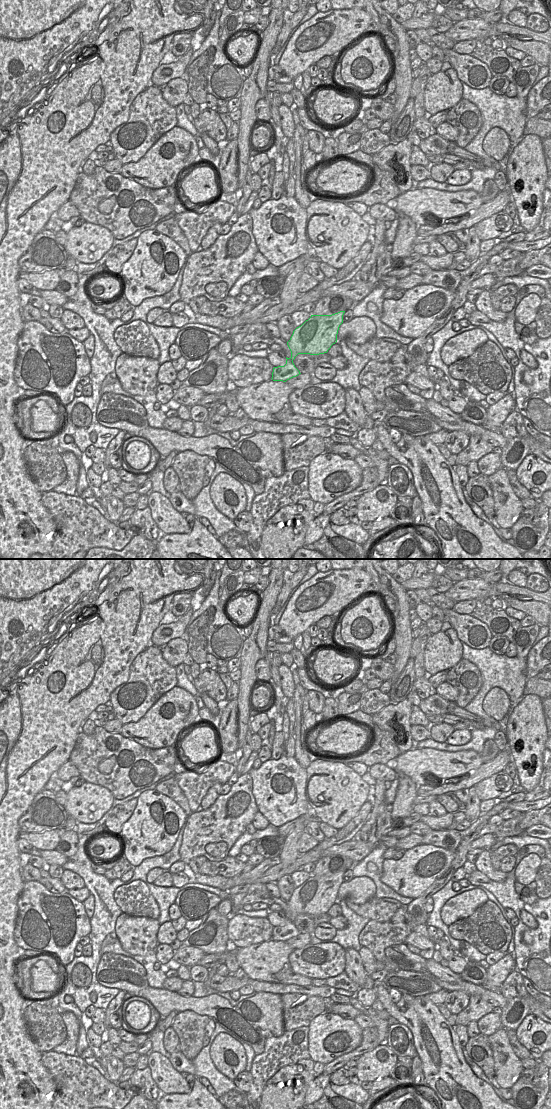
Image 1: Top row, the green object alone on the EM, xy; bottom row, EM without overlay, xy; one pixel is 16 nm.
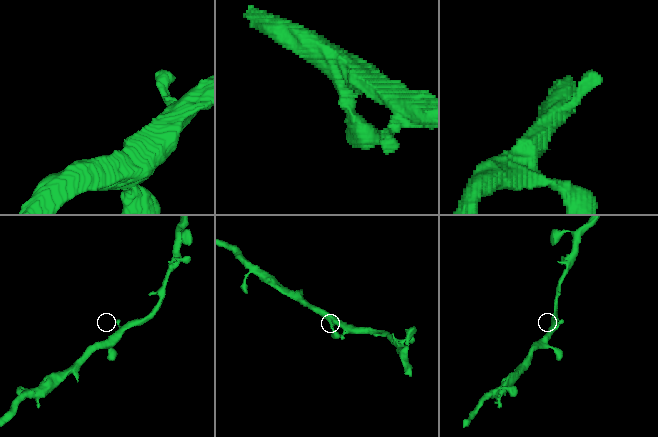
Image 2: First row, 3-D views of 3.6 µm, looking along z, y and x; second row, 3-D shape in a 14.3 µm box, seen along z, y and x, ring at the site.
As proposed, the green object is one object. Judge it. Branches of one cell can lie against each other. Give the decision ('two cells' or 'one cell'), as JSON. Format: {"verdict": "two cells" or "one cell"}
{"verdict": "one cell"}

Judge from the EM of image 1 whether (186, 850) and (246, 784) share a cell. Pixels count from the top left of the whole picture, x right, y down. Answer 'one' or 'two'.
one

